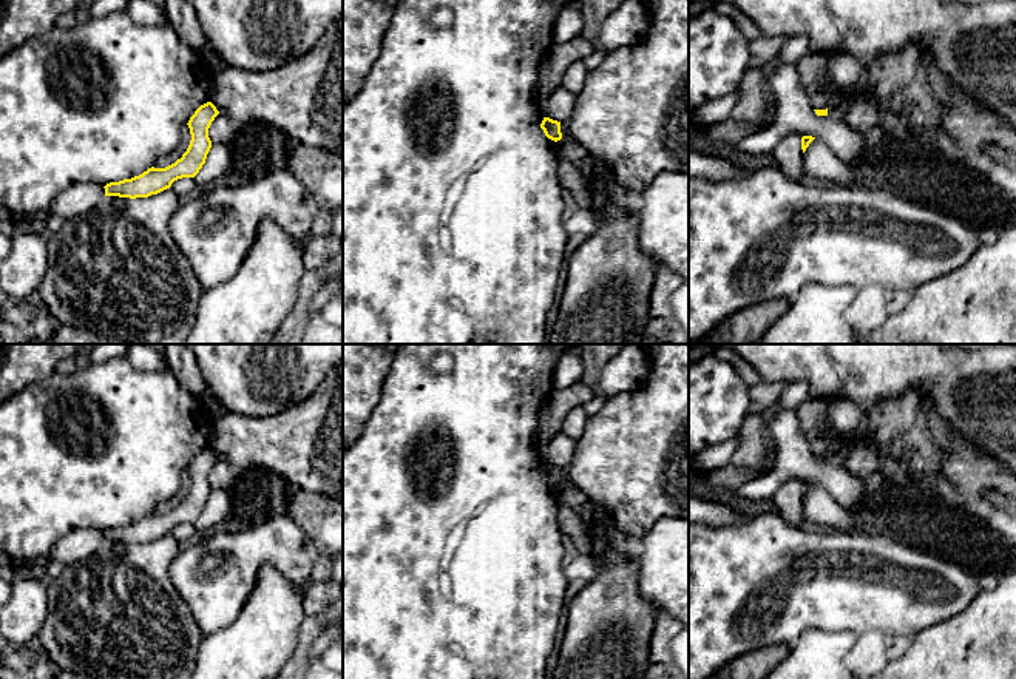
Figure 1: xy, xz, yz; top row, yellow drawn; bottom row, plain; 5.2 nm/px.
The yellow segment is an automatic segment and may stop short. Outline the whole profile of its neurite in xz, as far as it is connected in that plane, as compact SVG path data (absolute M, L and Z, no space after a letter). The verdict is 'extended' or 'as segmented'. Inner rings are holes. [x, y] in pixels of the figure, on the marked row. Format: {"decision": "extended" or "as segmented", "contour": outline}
{"decision": "as segmented", "contour": "M544 117L540 128L544 130L545 136L554 142L562 139L560 122Z"}

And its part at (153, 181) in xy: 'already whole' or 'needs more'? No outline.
already whole

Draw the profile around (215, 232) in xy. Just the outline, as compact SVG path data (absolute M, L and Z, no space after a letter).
M281 168L242 185L205 187L196 199L178 207L168 228L202 290L208 290L238 273L264 219L276 222L296 244L304 245L318 211L320 207L310 190L287 168Z

